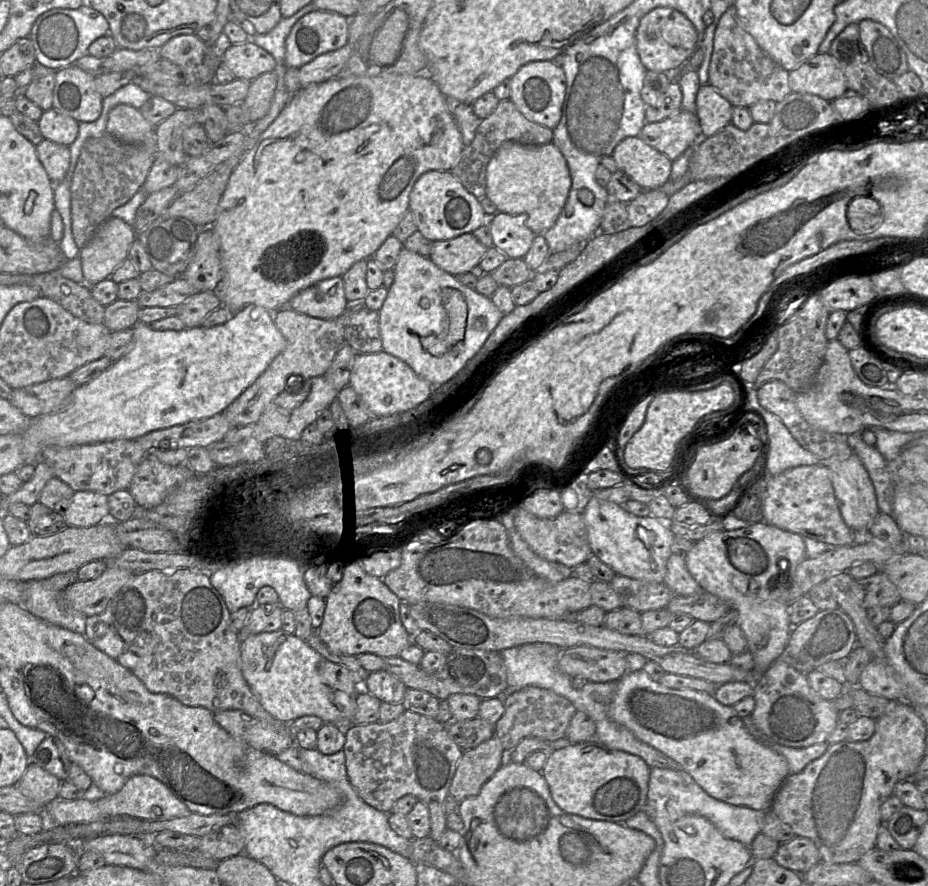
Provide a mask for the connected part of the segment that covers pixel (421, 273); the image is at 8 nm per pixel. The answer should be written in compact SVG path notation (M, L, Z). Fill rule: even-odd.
M402 247L395 266L394 280L378 312L382 351L405 362L418 376L433 386L448 382L481 349L504 316L491 301L476 290L461 284L455 276L435 265L429 257Z

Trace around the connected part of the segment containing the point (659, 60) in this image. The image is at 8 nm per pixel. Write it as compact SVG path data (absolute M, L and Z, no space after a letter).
M657 7L648 12L636 31L639 58L648 71L679 70L699 47L699 35L692 22L681 12L670 7Z

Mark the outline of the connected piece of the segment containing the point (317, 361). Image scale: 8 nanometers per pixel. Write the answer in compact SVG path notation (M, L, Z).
M284 307L273 314L273 322L285 338L286 346L256 381L222 412L231 427L256 424L267 406L285 390L291 375L300 376L304 380L323 376L344 343L346 312L337 318L321 319Z

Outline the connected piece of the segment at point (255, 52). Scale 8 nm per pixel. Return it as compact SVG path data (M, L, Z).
M251 39L232 44L222 58L224 64L234 74L235 79L252 81L260 75L275 69L275 58L255 44Z

